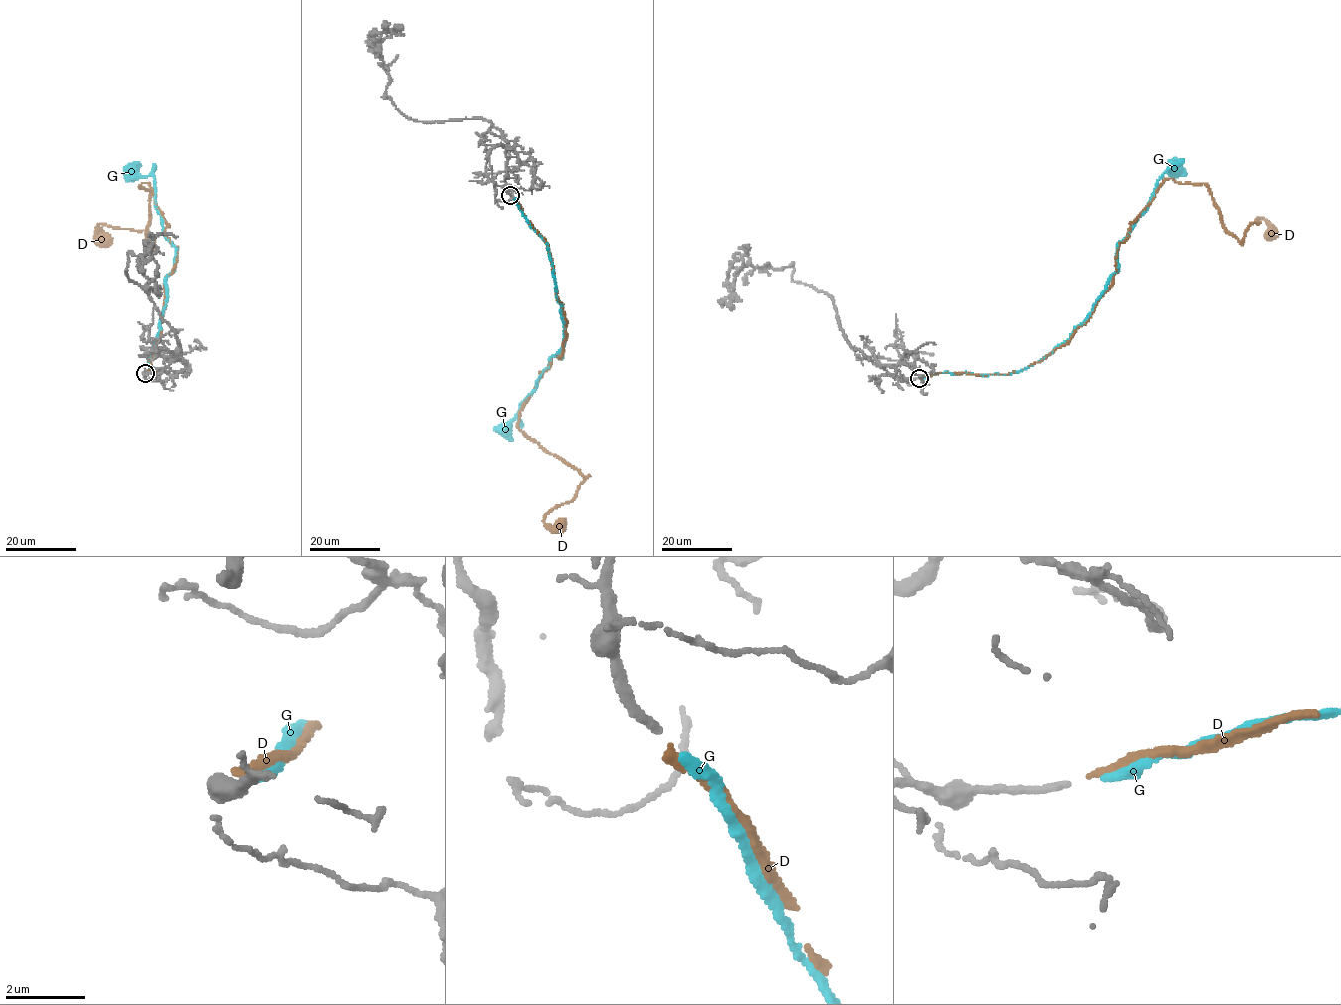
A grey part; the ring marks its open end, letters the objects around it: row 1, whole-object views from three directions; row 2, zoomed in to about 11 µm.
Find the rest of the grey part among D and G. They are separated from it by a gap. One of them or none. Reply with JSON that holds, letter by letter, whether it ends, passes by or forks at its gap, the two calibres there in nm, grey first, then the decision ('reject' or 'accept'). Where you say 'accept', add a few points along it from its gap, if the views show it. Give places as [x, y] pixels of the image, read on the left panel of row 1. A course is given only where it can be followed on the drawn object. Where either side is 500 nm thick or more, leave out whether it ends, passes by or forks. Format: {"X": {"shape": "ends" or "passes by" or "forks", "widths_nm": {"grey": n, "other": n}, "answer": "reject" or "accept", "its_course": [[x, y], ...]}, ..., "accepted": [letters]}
{"D": {"shape": "ends", "widths_nm": {"grey": 180, "other": 200}, "answer": "accept", "its_course": [[146, 372], [158, 373], [177, 248], [149, 184], [153, 250], [143, 231], [102, 224], [103, 240]]}, "G": {"shape": "ends", "widths_nm": {"grey": 180, "other": 260}, "answer": "reject"}, "accepted": ["D"]}

